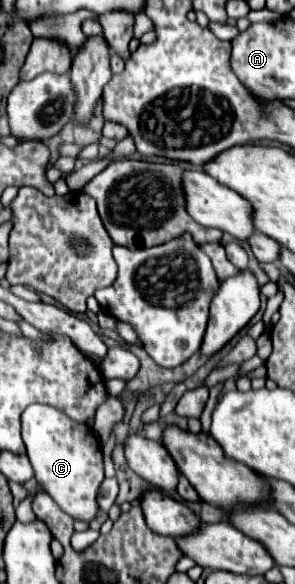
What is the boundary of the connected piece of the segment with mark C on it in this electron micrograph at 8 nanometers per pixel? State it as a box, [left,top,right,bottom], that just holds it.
[23,404,105,522]

